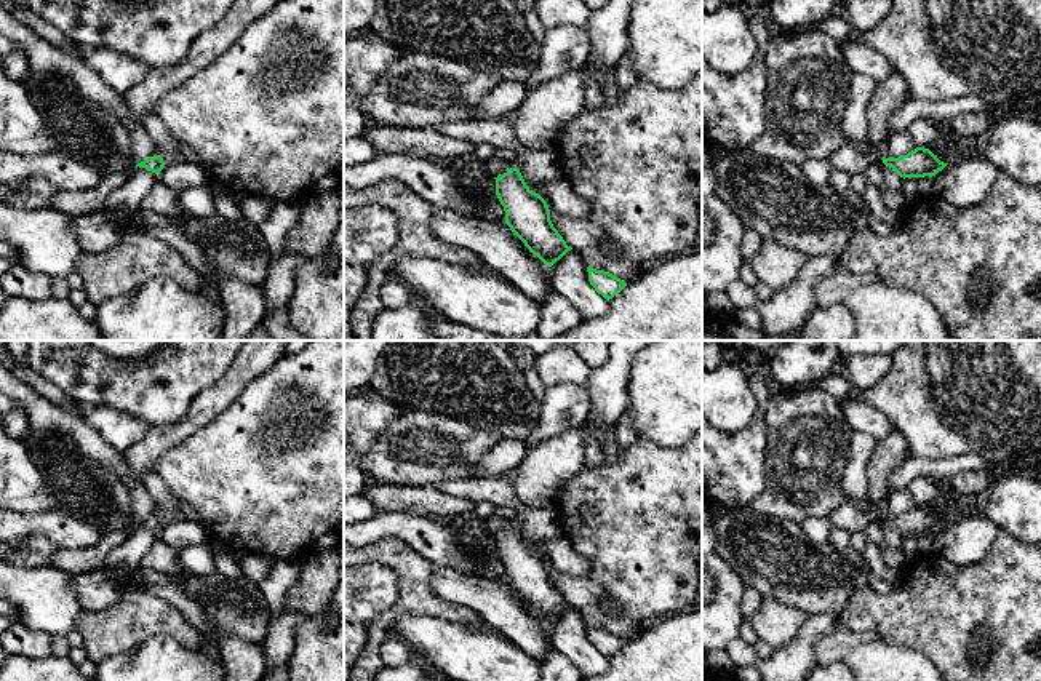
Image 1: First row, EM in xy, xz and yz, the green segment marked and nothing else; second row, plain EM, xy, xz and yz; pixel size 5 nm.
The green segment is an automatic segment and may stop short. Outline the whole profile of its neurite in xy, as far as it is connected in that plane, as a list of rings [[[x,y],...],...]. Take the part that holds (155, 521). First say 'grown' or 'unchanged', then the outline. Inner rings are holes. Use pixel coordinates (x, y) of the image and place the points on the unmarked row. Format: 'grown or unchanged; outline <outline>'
grown; outline [[[158,513],[149,515],[147,518],[138,521],[133,532],[112,548],[106,566],[122,572],[134,569],[150,548],[163,524],[165,520]]]

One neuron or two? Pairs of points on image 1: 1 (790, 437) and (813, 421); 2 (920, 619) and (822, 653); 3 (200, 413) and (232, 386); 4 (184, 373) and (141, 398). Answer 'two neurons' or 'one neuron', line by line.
1: one neuron
2: two neurons
3: one neuron
4: one neuron

